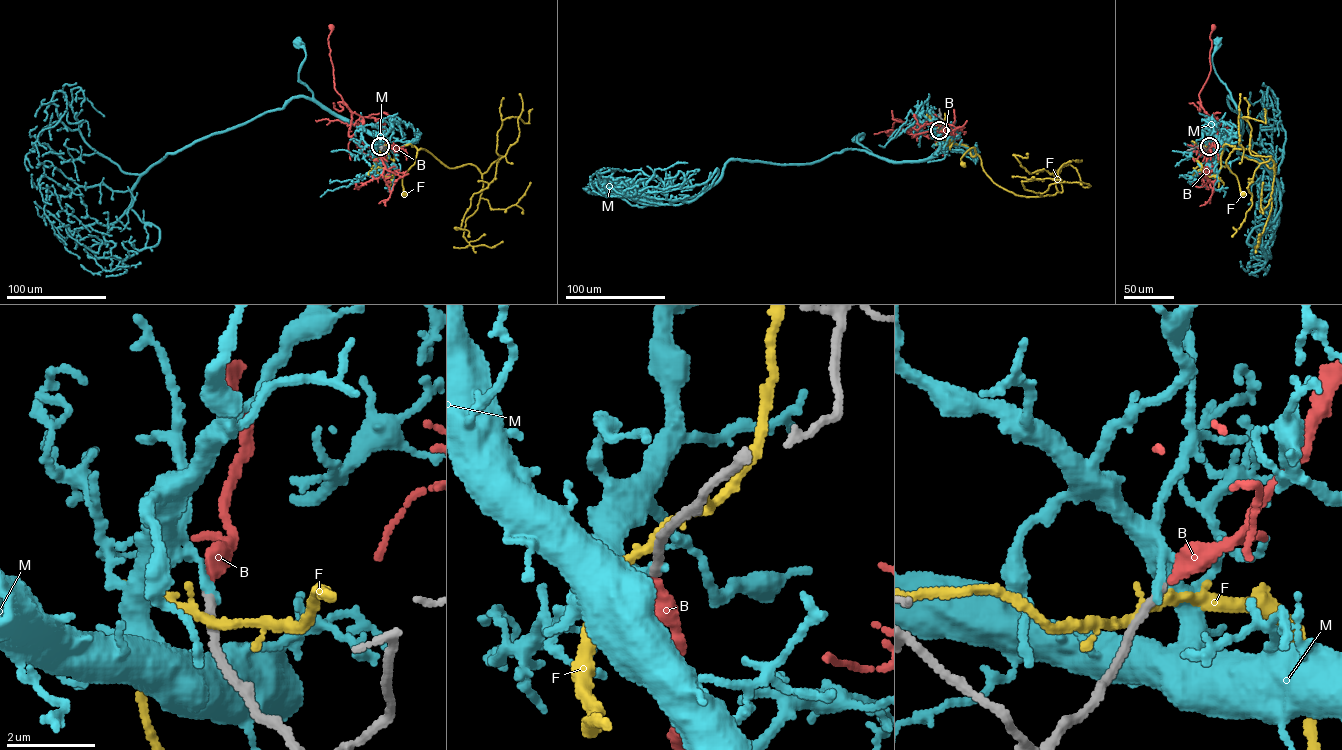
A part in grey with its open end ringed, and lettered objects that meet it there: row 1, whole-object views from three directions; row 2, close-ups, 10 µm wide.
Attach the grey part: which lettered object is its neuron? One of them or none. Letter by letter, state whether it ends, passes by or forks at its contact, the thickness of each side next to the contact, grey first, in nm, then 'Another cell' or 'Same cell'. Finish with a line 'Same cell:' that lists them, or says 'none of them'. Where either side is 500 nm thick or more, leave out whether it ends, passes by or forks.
B: It ends there. Thickness 180 nm (grey) against 360 nm. Same cell
F: It passes by. Thickness 240 nm (grey) against 200 nm. Another cell
M: It ends there. Thickness 200 nm (grey) against 200 nm. Another cell
Same cell: B

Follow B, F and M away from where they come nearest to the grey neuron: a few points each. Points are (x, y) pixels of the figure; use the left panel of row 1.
B: (380, 146), (384, 132), (381, 124), (377, 119), (353, 113), (334, 87), (328, 39), (331, 27)
F: (380, 147), (380, 155), (392, 160), (400, 147), (410, 144), (416, 148), (415, 162), (402, 177), (404, 193)
M: (380, 146), (371, 134), (324, 108), (299, 79), (306, 53), (298, 42)

